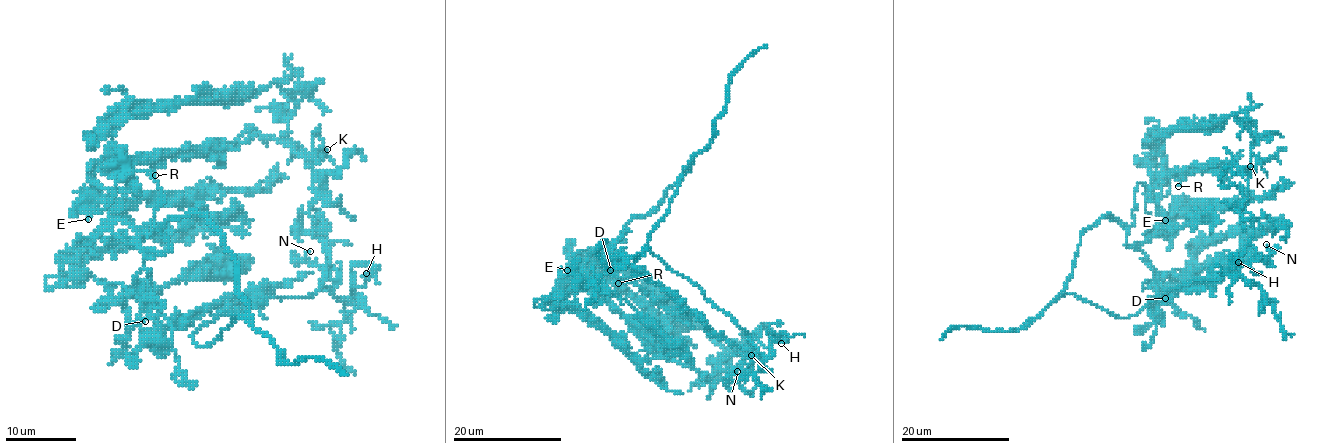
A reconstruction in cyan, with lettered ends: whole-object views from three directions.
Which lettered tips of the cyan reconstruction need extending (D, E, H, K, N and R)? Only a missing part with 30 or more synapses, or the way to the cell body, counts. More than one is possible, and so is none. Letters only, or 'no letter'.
D

